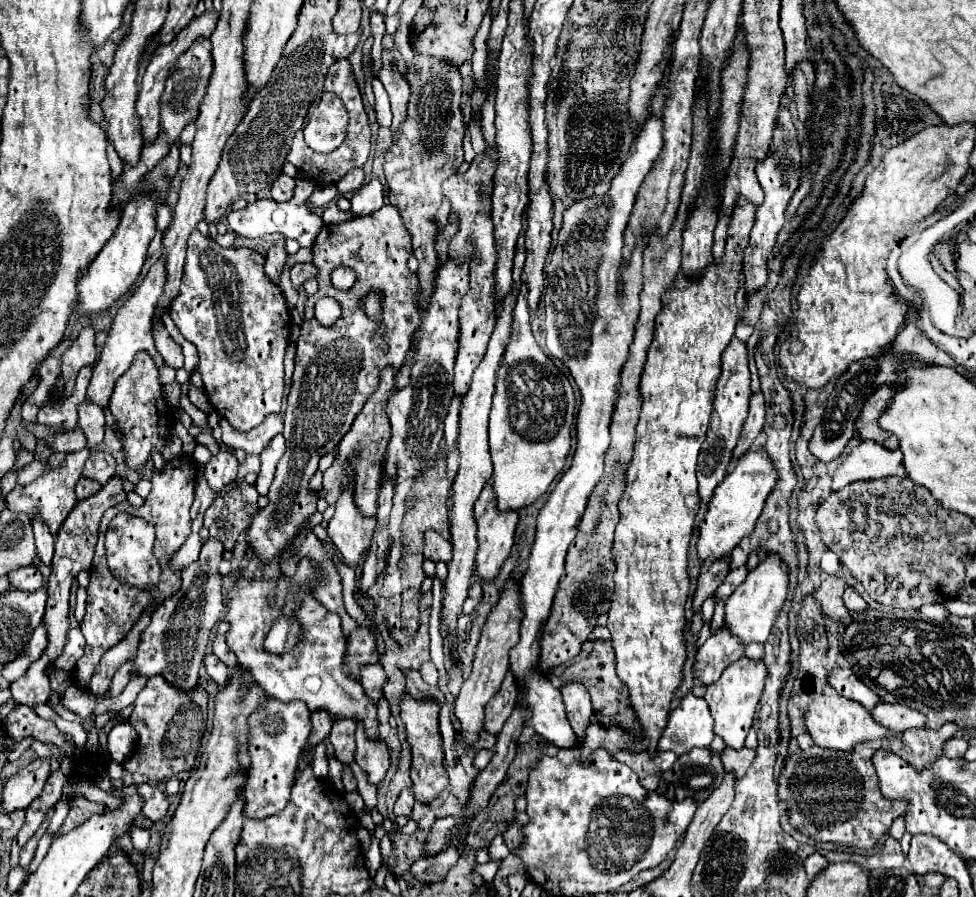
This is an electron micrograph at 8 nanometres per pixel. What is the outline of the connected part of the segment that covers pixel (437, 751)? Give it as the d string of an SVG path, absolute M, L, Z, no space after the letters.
M403 692L401 698L401 720L407 728L407 740L413 750L413 766L411 766L411 780L415 798L421 804L431 804L441 792L449 788L449 776L443 760L443 742L439 732L439 704L431 698L425 702L417 702L409 692Z

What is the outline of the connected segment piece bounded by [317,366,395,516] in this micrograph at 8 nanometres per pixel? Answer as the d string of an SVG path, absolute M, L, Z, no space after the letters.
M387 366L381 372L379 390L367 400L367 404L363 406L363 410L355 418L351 430L339 442L339 446L337 446L339 456L337 456L335 464L323 472L323 490L317 492L319 498L325 498L329 504L335 504L337 496L341 496L343 488L351 482L351 476L353 476L355 478L355 504L357 504L357 508L365 516L375 514L377 492L379 492L377 488L379 488L379 480L381 480L381 460L385 456L385 450L387 450L387 444L391 438L391 428L389 428L389 418L387 418L387 400L393 392L393 386L395 386L395 368Z

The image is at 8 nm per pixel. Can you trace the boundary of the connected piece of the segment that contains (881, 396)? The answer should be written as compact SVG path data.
M889 384L879 386L863 404L863 410L855 422L855 428L857 428L861 440L873 440L889 450L897 450L899 440L895 440L895 436L891 436L891 432L883 432L879 428L877 420L879 420L883 408L887 408L893 394L895 394L895 386L889 386Z

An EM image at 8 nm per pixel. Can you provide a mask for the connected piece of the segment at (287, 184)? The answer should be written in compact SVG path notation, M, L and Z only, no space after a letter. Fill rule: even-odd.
M281 174L279 180L271 188L271 196L273 196L273 200L287 202L287 200L293 198L293 188L295 188L295 180L289 178L289 176L285 176L285 174Z

